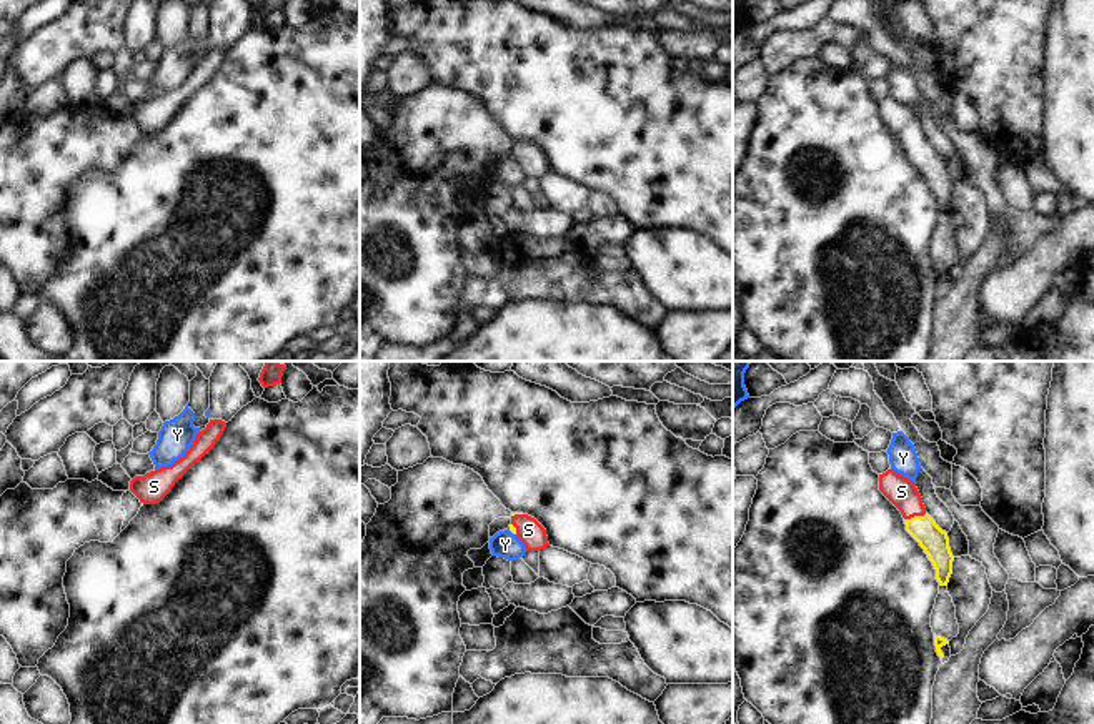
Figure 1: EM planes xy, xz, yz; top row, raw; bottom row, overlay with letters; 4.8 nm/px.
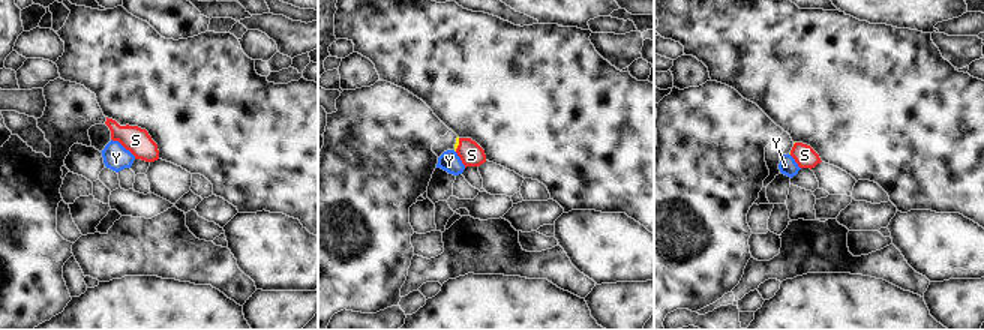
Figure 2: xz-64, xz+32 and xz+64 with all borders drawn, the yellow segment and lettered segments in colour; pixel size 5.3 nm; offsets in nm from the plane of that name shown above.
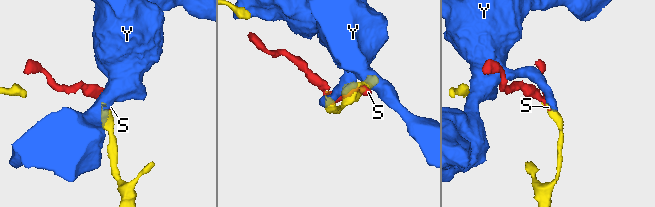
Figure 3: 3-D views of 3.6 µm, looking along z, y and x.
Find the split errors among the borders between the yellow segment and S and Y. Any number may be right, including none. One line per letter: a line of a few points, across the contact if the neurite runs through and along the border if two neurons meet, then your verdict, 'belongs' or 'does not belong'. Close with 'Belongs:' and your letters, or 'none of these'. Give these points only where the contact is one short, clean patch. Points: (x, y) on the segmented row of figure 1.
S: line yz (934, 541), (914, 516), (911, 505), (901, 491); belongs
Y: line xz (508, 528), (515, 535); does not belong
Belongs: S

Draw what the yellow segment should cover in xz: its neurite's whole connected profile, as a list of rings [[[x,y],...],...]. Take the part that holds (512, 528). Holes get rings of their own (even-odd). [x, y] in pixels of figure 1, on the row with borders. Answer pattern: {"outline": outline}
{"outline": [[[511,513],[510,531],[525,544],[526,551],[541,551],[549,546],[546,529],[528,514]]]}

